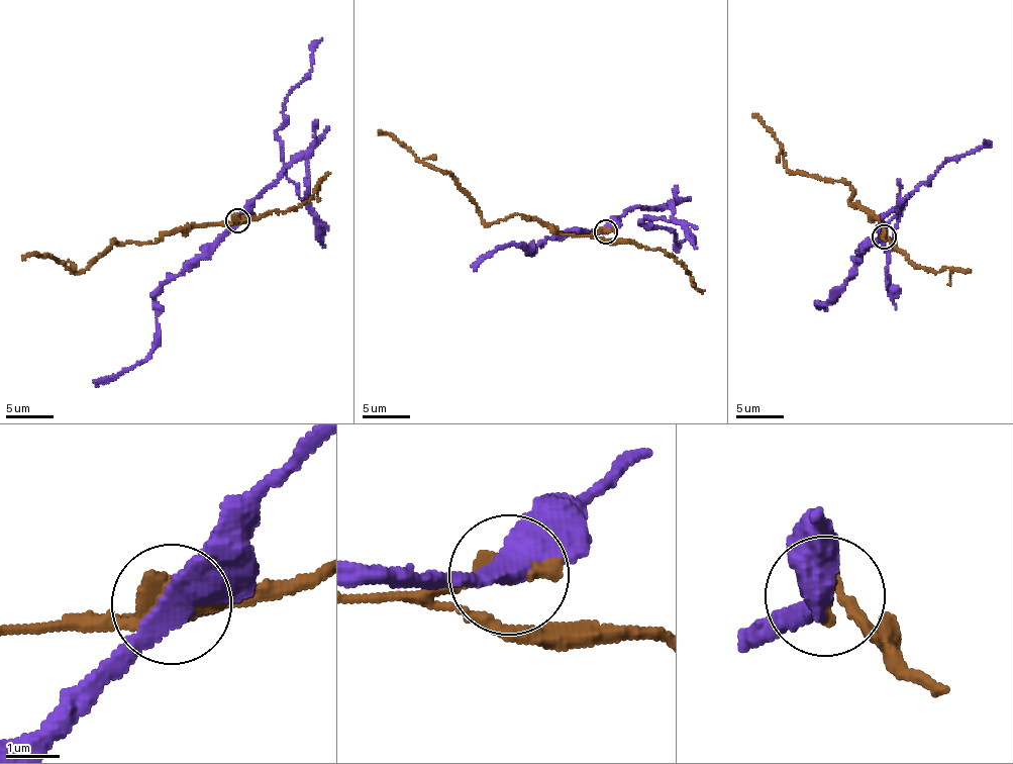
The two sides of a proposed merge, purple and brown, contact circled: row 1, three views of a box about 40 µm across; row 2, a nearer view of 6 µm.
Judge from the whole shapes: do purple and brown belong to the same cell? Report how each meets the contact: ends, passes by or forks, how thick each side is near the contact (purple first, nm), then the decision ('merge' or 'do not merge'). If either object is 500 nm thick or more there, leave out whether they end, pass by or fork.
purple passes by; brown ends there; 400 nm thick on the purple side, 480 nm on the other; do not merge

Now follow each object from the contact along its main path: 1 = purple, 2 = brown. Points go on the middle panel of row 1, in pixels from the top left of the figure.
1: (605, 230), (639, 205), (670, 203), (670, 219), (647, 215), (640, 223), (675, 232), (681, 244), (685, 240)
2: (605, 230), (558, 234), (520, 214), (487, 223), (474, 199), (448, 173), (418, 161), (390, 136), (379, 131)

